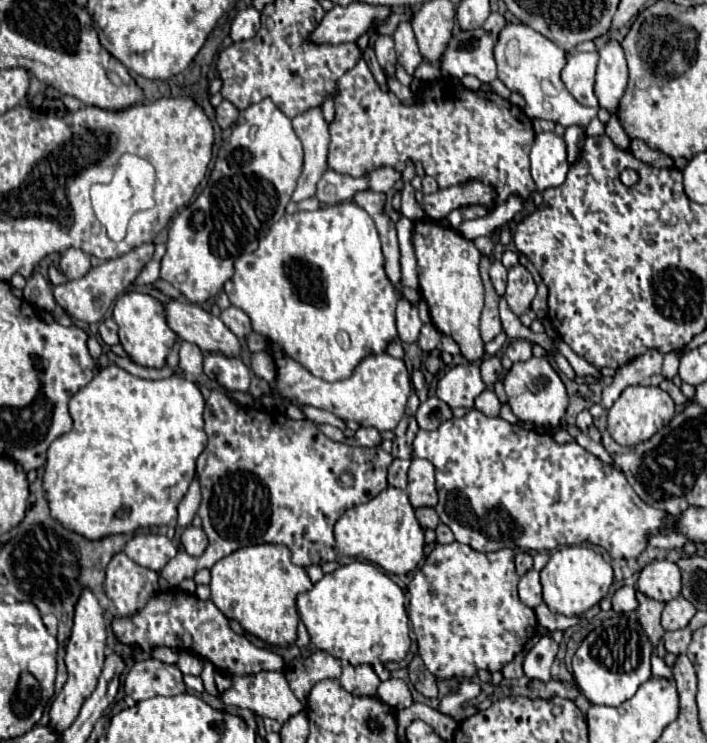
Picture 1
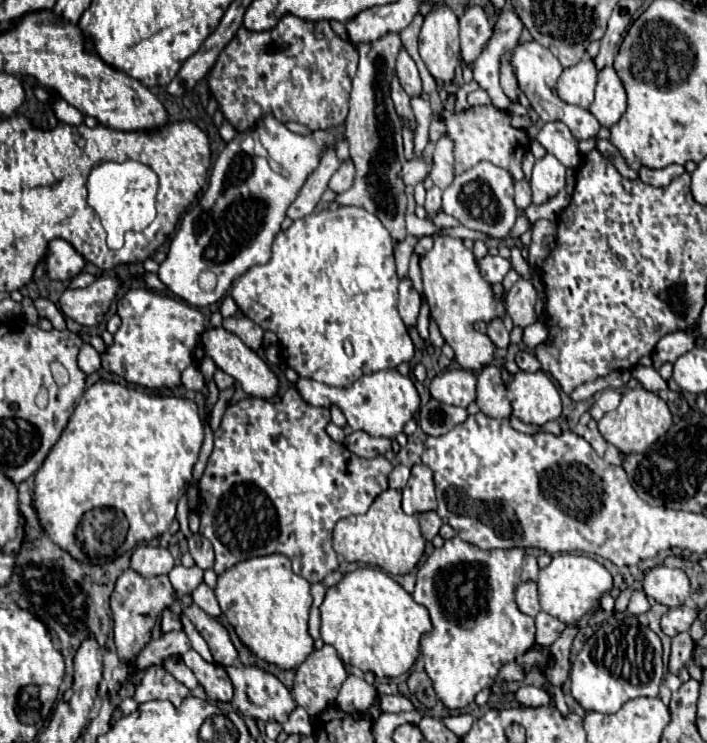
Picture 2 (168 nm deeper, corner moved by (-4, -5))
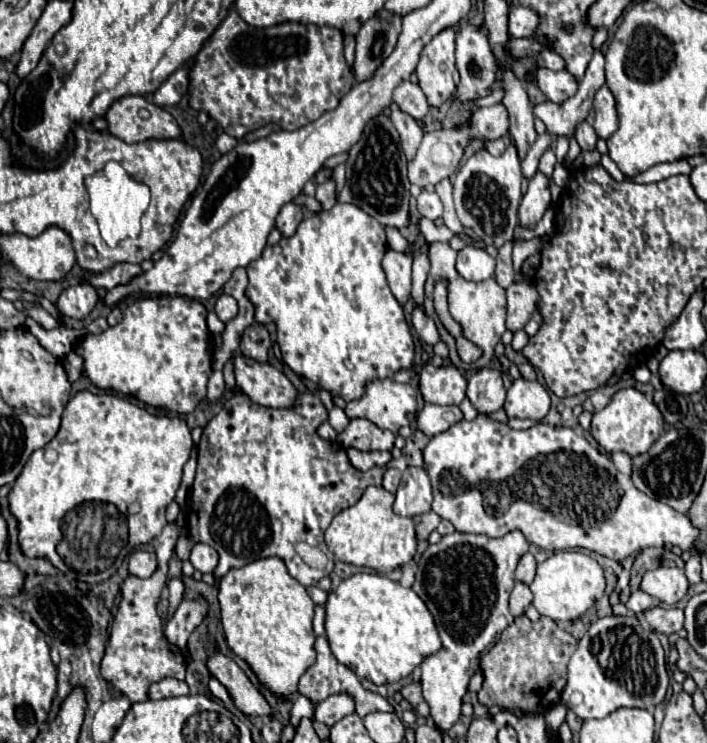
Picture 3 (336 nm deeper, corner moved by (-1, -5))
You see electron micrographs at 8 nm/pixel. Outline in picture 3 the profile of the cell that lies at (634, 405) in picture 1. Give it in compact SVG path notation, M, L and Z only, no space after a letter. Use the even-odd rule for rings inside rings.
M627 387L627 389L619 389L605 409L593 413L591 435L607 453L623 451L623 453L635 457L635 455L647 453L647 449L661 435L663 425L665 425L665 421L663 421L661 411L657 409L657 405L653 401L649 401L641 391Z

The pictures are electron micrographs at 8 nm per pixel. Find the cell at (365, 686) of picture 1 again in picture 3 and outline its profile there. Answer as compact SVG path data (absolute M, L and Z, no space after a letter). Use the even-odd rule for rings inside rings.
M335 693L331 697L327 697L325 701L321 701L315 709L315 719L325 723L327 727L335 725L339 719L343 719L345 715L355 713L355 701L351 699L351 695L347 693Z

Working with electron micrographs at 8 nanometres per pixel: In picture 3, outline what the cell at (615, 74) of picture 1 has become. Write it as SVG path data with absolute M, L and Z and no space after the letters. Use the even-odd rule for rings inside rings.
M603 85L593 101L593 107L587 115L587 123L595 129L595 133L603 139L617 131L617 107L615 97L607 85Z

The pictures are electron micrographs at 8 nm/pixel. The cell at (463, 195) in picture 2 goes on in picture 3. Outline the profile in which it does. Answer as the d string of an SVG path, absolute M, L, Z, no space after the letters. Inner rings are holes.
M513 140L501 157L493 157L489 151L479 149L453 177L453 199L463 227L471 229L485 245L501 247L511 241L513 229L519 223L517 207L521 201L521 181L521 163Z

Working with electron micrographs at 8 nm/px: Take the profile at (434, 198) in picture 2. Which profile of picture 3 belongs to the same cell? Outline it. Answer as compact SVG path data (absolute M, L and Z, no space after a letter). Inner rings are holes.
M421 191L421 195L417 197L417 209L423 217L435 221L437 217L443 215L443 205L441 199L437 197L437 193L429 193L429 191Z

